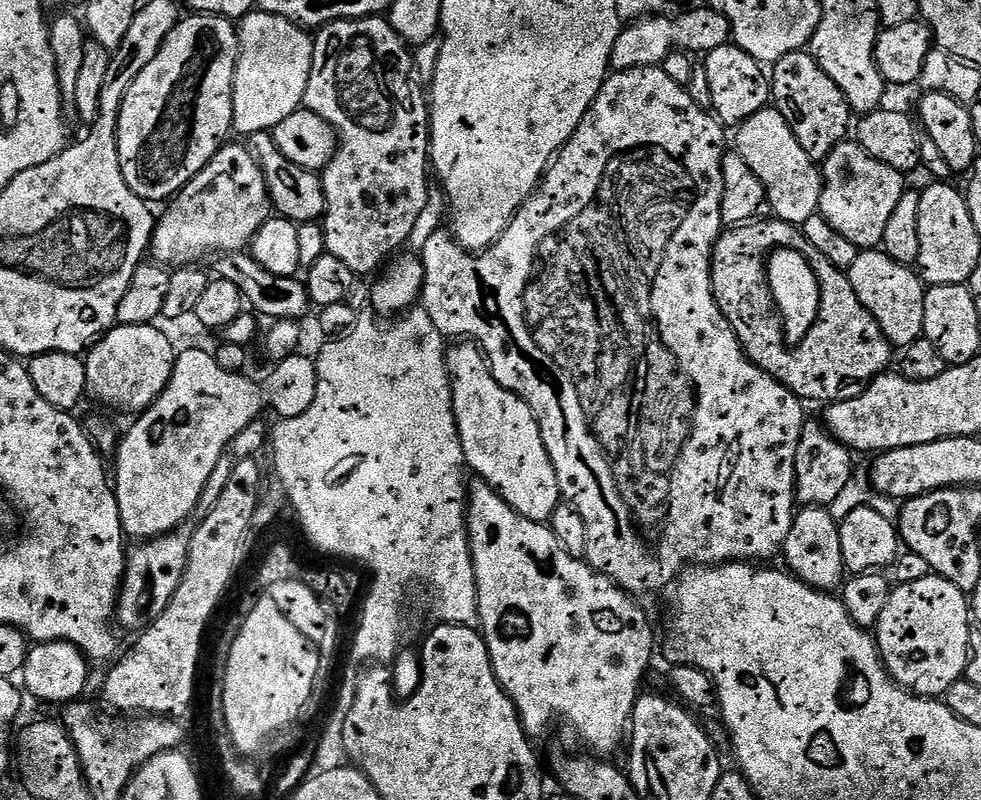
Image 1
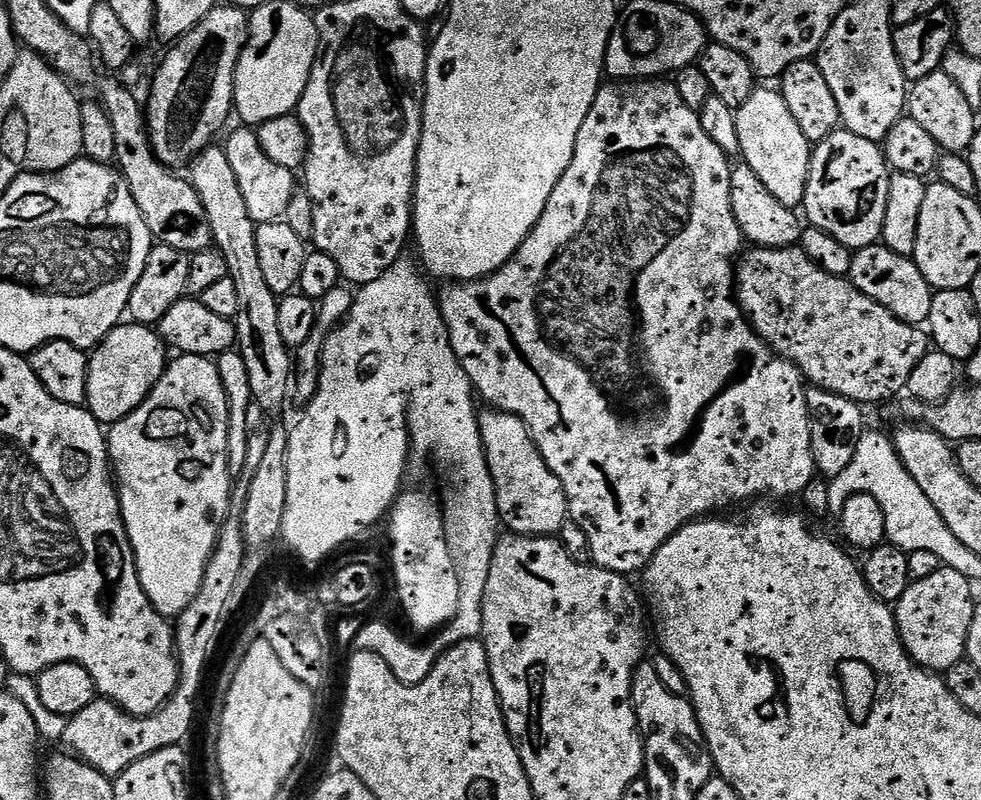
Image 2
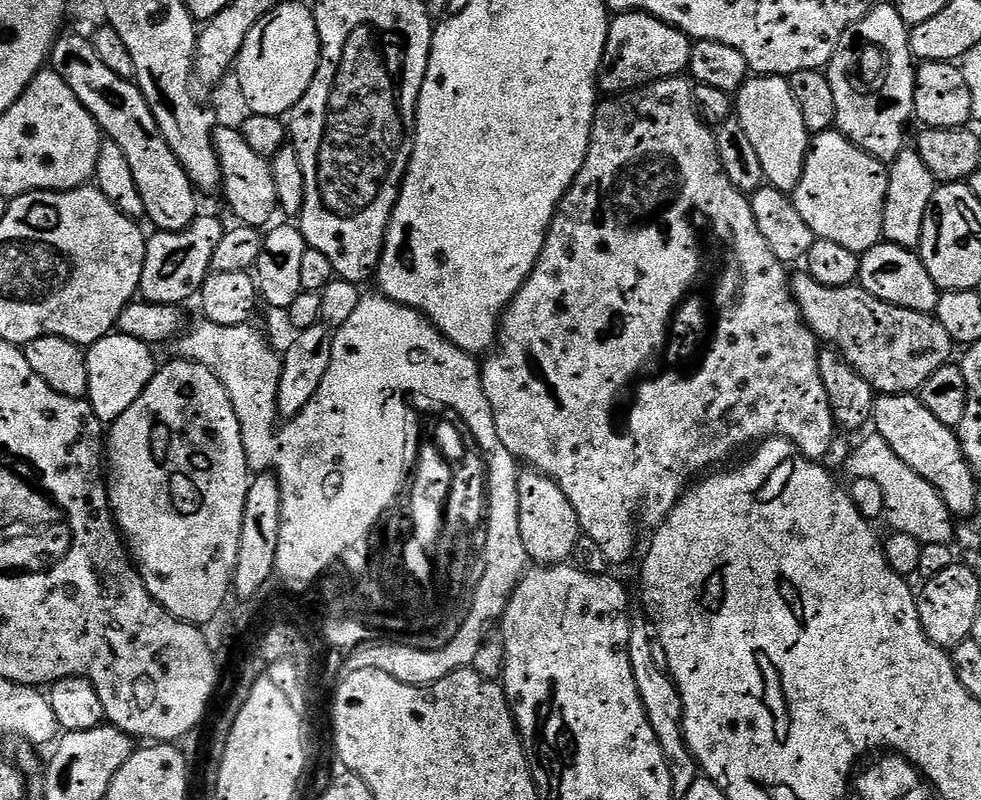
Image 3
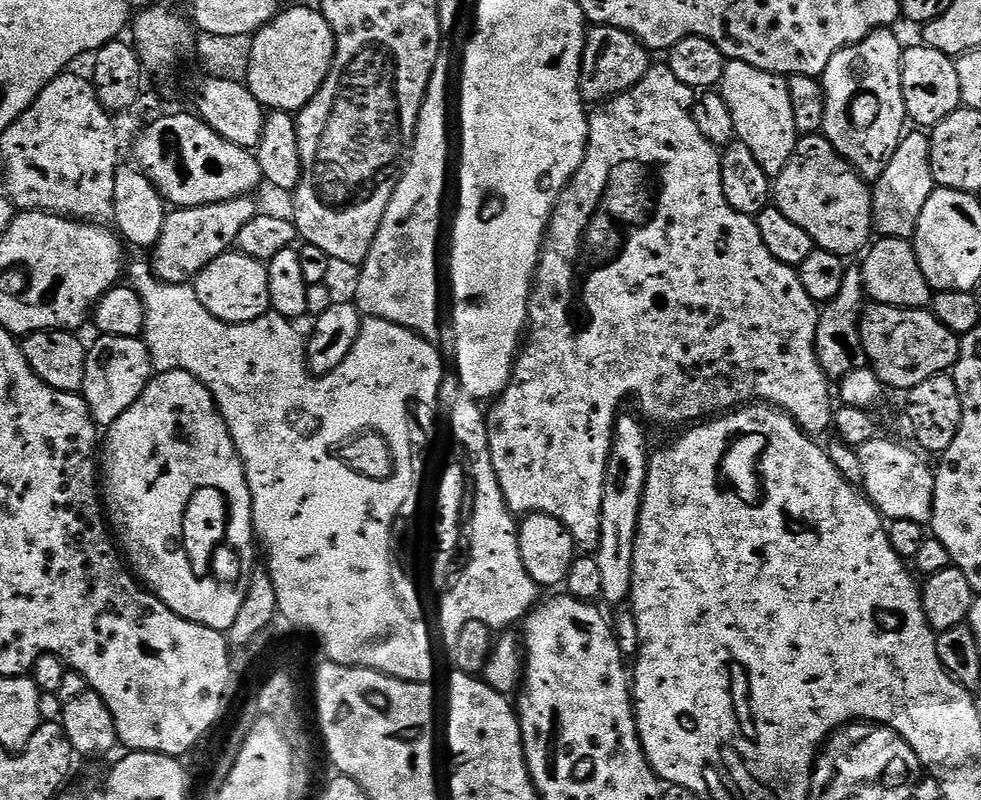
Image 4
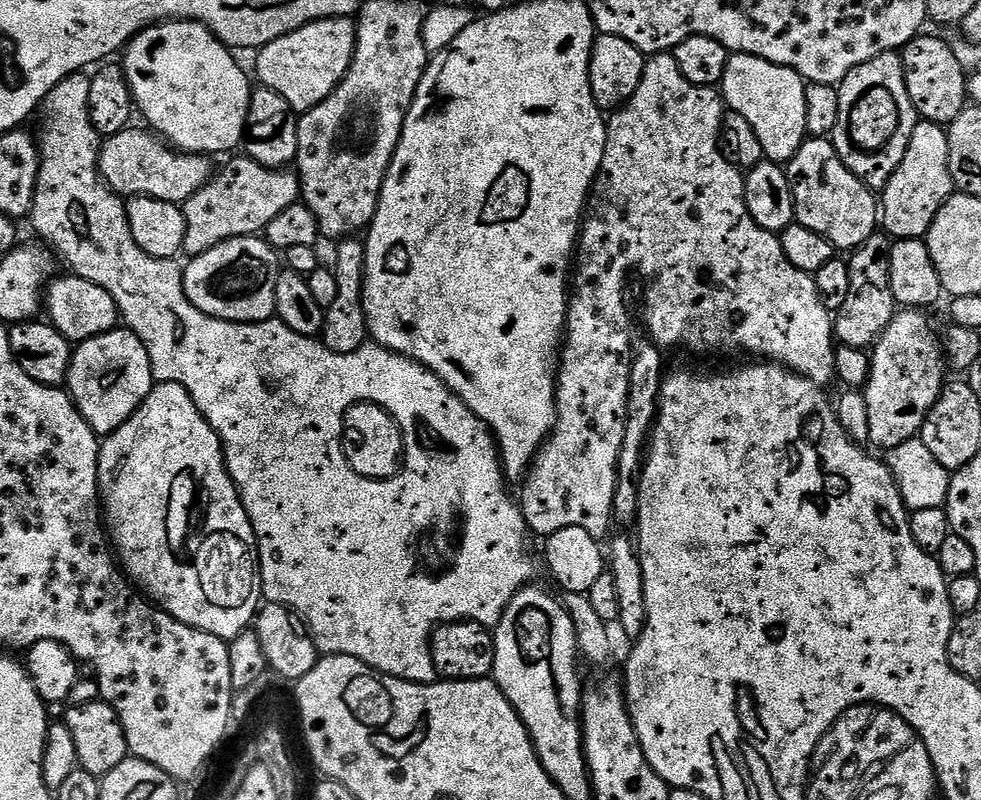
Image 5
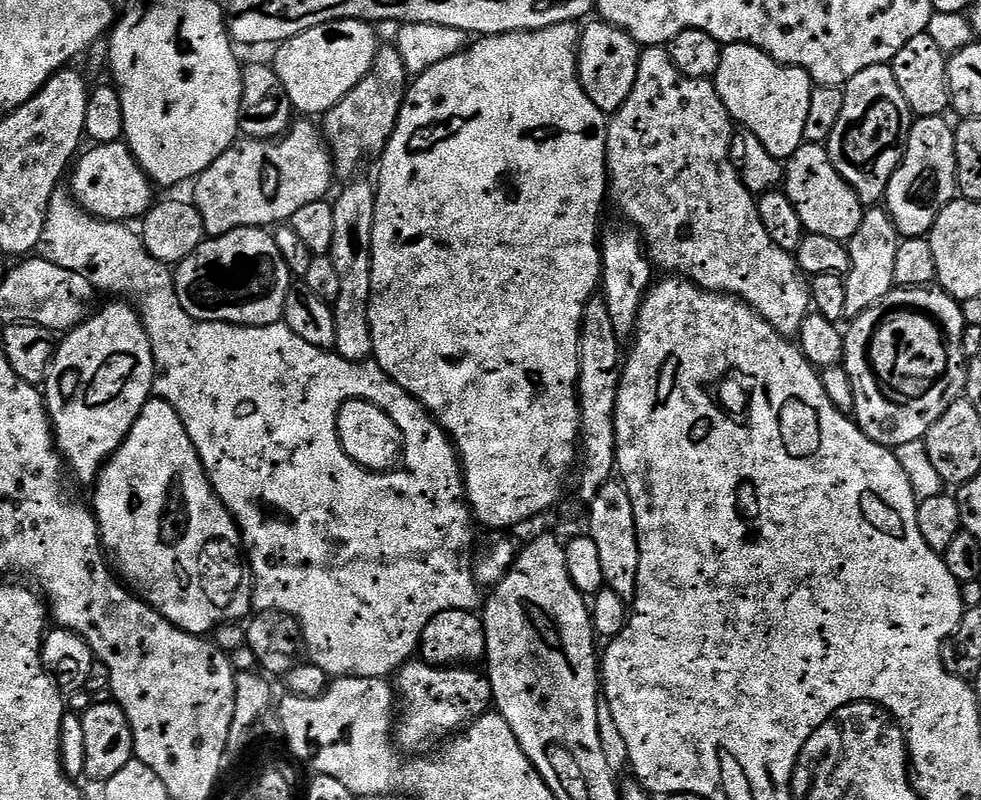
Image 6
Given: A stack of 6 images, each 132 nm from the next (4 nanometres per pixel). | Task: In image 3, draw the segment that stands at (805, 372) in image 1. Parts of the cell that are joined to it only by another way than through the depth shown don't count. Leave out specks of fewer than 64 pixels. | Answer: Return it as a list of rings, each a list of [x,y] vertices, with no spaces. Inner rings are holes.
[[[804,270],[791,277],[790,287],[792,299],[800,307],[800,318],[817,341],[824,343],[825,340],[828,343],[825,345],[839,352],[878,394],[906,396],[919,393],[930,374],[953,359],[954,345],[950,334],[946,334],[935,315],[887,304],[859,286],[822,286],[822,282]]]

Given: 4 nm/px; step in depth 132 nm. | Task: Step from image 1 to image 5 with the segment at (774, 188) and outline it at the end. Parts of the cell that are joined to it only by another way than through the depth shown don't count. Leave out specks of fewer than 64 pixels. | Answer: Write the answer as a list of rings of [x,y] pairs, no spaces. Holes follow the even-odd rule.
[[[729,55],[722,81],[722,99],[731,111],[742,114],[742,118],[750,122],[754,134],[758,134],[758,142],[762,142],[765,157],[773,164],[787,165],[804,145],[808,136],[806,81],[794,70],[757,56]]]

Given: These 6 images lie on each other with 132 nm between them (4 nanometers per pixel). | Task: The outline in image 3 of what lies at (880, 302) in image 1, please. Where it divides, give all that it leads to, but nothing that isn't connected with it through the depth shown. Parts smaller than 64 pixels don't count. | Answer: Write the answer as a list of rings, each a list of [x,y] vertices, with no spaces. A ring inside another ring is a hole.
[[[881,242],[860,256],[859,287],[887,304],[902,306],[915,312],[935,313],[942,289],[930,278],[926,266],[913,249]]]

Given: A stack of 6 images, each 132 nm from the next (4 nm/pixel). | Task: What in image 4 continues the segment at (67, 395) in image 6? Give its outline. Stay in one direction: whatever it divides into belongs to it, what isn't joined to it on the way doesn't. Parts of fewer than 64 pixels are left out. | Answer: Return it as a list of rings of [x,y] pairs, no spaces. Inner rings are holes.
[[[100,336],[96,345],[88,348],[88,357],[86,358],[86,378],[82,395],[88,408],[92,412],[92,419],[97,425],[107,426],[116,421],[117,418],[130,406],[134,406],[147,386],[149,380],[154,375],[152,367],[152,355],[148,353],[148,345],[140,338],[118,338],[117,336]]]

